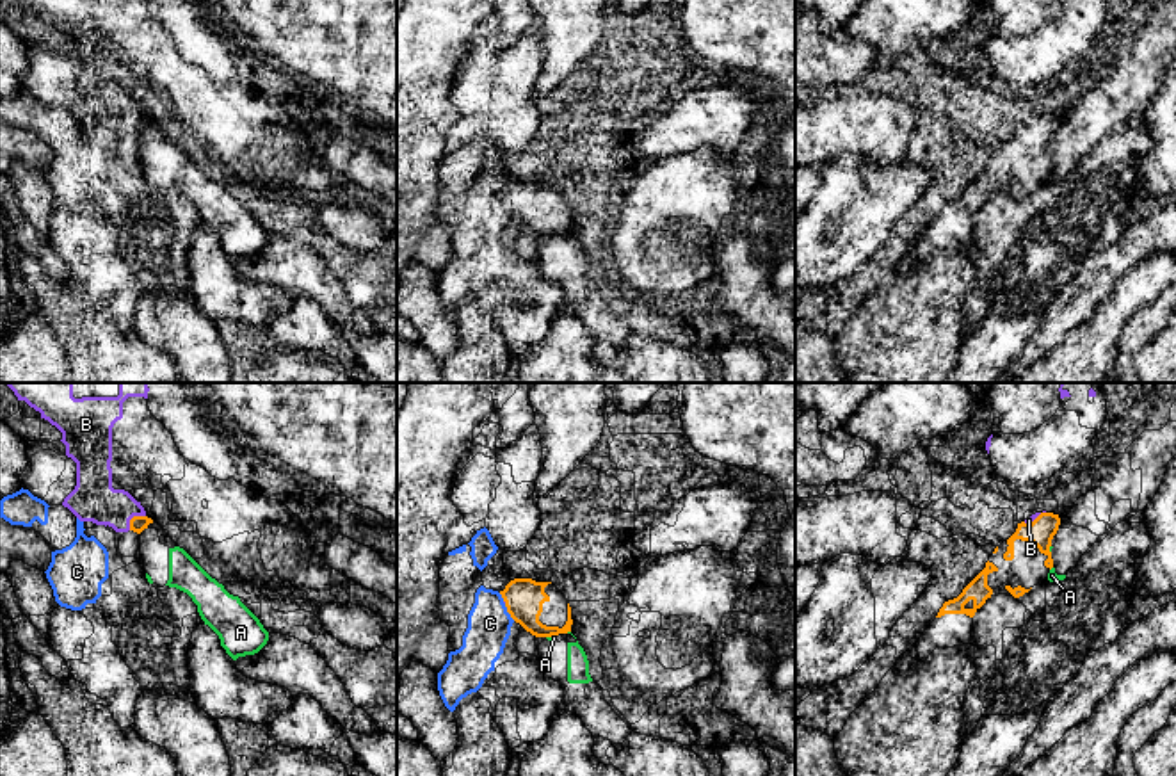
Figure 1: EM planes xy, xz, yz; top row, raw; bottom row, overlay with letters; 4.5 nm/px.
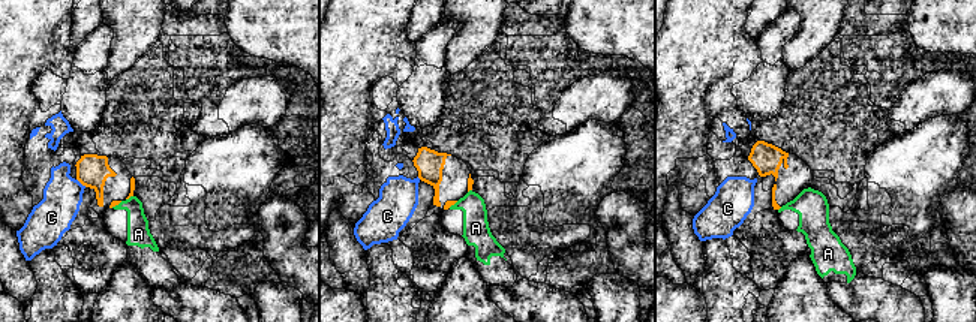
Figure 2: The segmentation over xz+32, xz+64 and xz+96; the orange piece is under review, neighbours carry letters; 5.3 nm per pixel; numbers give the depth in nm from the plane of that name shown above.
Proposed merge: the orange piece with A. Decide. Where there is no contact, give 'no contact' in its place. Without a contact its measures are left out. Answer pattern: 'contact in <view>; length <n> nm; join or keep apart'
contact in xz; length 50 nm; keep apart

